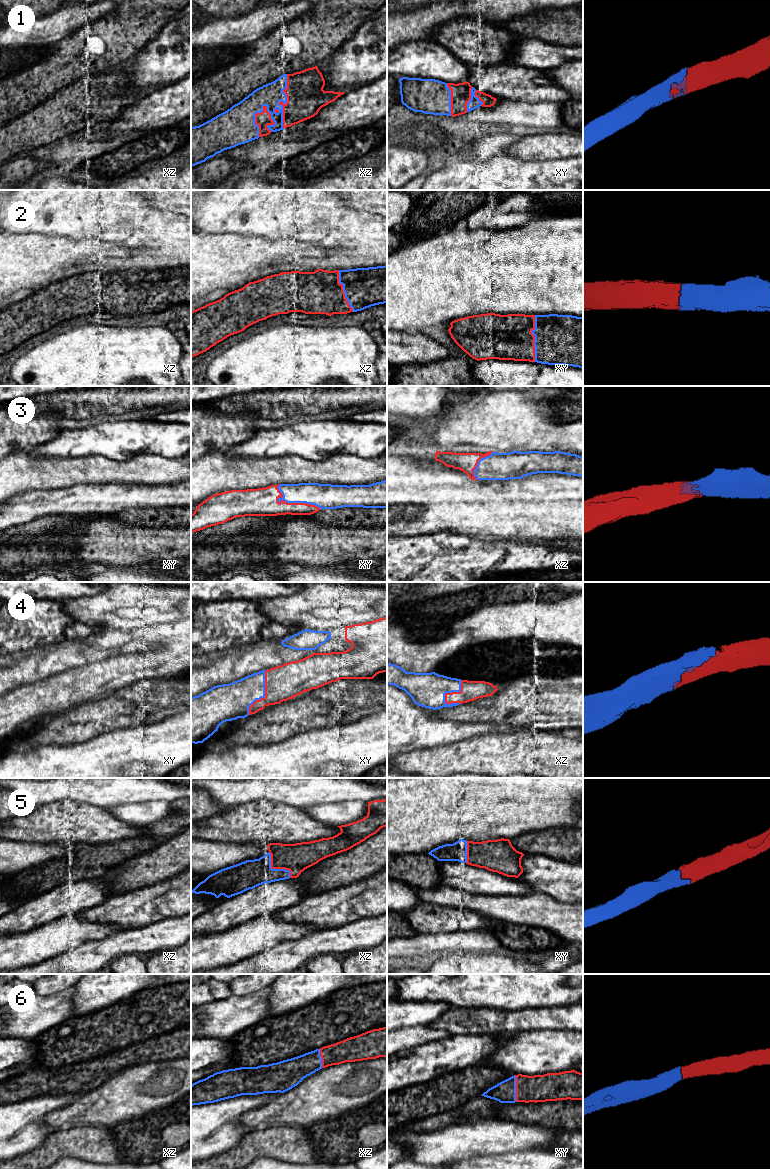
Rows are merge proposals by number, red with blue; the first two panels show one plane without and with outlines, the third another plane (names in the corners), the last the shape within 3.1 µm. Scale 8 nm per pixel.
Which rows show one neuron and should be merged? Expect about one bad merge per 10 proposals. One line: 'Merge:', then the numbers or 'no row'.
Merge: 1, 2, 3, 4, 5, 6

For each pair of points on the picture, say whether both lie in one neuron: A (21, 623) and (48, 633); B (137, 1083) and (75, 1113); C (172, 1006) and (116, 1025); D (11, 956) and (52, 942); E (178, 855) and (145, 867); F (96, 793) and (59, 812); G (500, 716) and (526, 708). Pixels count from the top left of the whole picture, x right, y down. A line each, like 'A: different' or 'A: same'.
A: same
B: same
C: same
D: same
E: same
F: different
G: same

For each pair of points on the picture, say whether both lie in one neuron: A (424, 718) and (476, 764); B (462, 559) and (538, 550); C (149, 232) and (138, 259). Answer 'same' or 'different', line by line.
A: different
B: same
C: same

